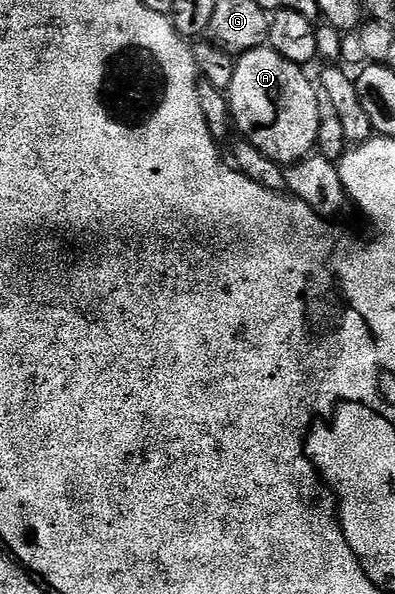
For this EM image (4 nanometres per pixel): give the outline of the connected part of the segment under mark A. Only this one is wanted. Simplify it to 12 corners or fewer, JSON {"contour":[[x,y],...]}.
{"contour":[[276,50],[238,55],[234,129],[284,168],[316,149],[321,98]]}

